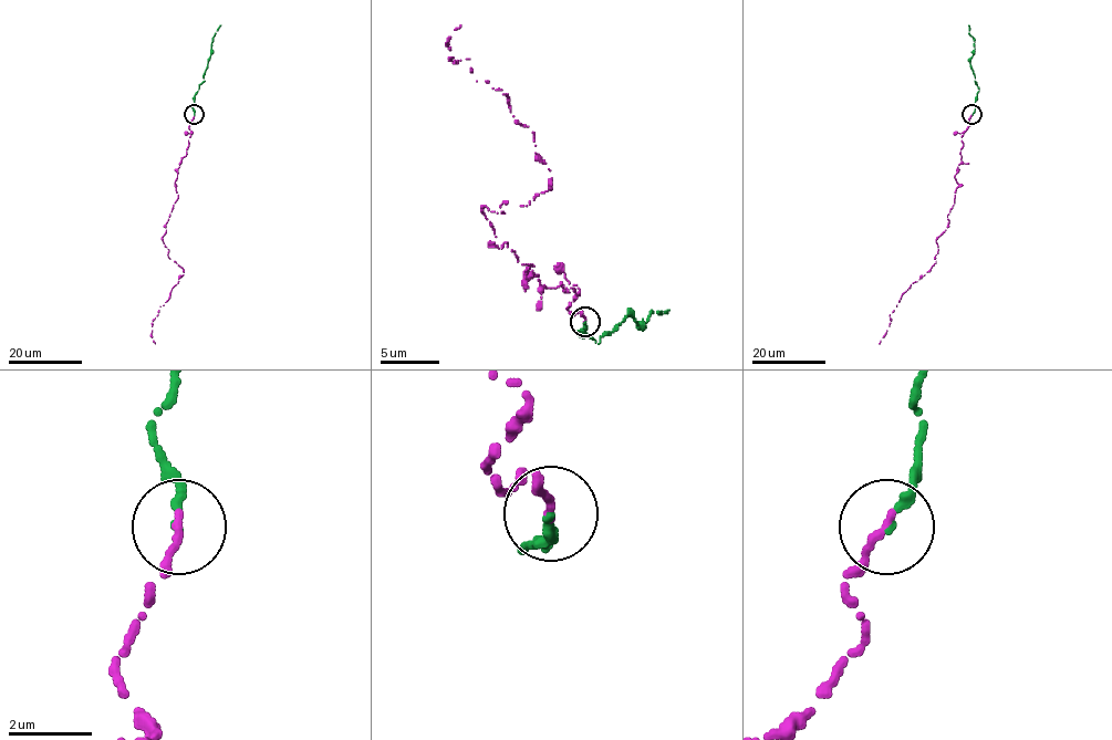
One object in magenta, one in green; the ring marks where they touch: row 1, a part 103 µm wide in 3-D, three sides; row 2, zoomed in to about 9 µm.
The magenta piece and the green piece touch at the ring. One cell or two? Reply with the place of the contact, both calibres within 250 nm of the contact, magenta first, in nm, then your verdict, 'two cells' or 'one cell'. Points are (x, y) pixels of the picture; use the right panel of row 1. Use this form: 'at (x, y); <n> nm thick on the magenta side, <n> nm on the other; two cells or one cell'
at (972, 114); 200 nm thick on the magenta side, 180 nm on the other; one cell

